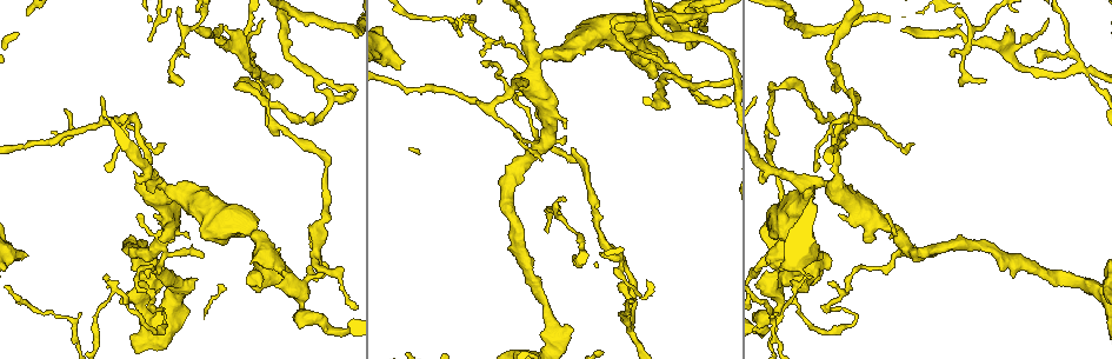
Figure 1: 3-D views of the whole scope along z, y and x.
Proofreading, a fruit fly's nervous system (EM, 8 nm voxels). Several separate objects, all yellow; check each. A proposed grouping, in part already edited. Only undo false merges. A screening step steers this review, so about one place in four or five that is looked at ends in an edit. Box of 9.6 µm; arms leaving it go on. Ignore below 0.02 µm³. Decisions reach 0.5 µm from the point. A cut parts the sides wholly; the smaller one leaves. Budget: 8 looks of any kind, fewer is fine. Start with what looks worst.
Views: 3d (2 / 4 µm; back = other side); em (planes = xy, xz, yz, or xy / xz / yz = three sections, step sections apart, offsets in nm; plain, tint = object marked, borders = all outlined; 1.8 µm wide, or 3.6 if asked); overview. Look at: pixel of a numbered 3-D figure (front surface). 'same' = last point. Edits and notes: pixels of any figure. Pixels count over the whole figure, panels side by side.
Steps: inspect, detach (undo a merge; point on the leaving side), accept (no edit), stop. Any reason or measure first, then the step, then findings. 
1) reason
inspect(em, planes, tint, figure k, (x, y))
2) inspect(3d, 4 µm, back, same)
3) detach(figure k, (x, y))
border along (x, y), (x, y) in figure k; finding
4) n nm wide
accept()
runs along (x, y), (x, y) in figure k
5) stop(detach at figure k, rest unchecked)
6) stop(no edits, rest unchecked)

four arms meet
inspect(em, 3.6 µm, planes, tint, figure 1, (1073, 70))

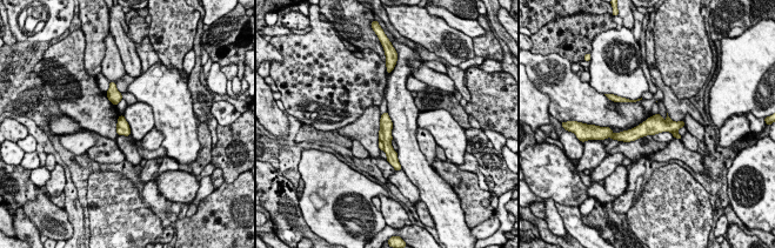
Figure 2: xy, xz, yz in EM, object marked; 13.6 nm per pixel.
detach(figure 2, (381, 146))
border along (380, 140), (385, 149) in figure 2; two cells meet here

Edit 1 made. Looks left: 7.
abrupt turn
inspect(3d, 2 µm, figure 1, (136, 122))

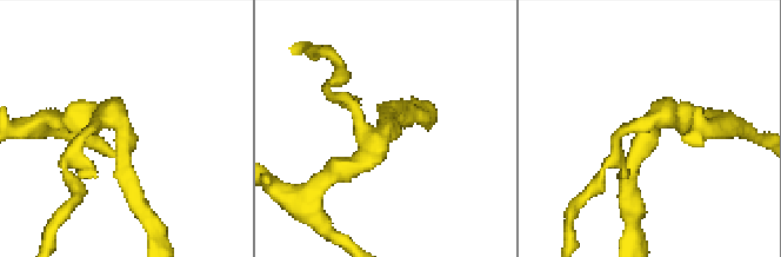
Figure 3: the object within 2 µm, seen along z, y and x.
now the EM
inspect(em, planes, tint, figure 3, (381, 131))

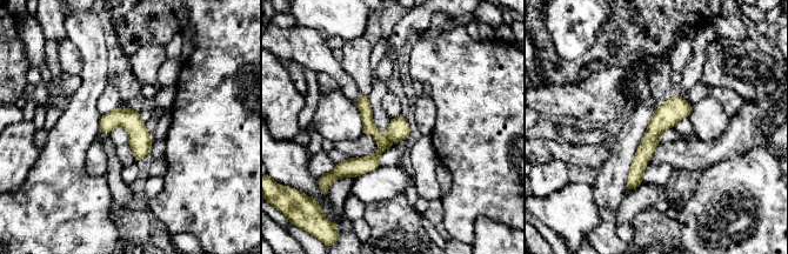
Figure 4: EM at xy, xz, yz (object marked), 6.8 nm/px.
140 nm wide
accept()
runs along (678, 98), (653, 131), (629, 186) in figure 4; all the same cell

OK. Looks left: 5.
abrupt turn
inspect(3d, 2 µm, figure 1, (795, 289))

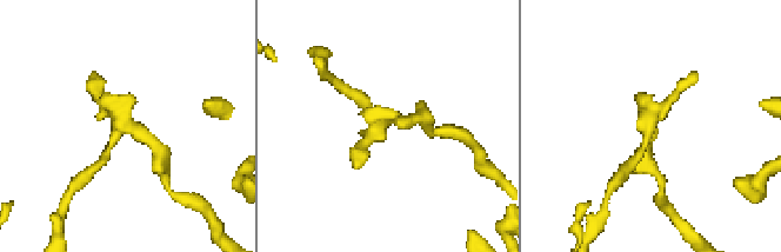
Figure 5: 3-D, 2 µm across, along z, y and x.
inspect(em, xy, step 4, tint, figure 5, (121, 130))

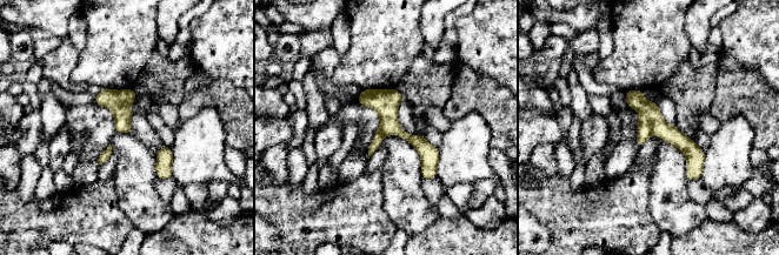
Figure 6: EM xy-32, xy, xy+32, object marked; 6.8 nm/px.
cut it another way
inspect(em, yz, step 4, tint, same)

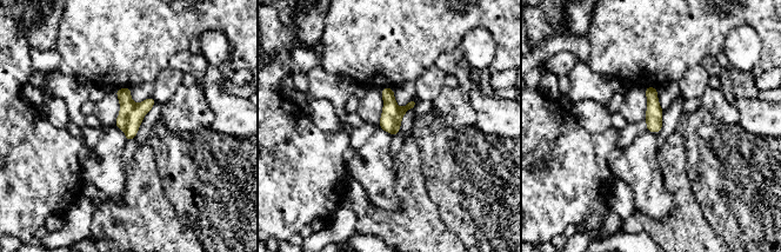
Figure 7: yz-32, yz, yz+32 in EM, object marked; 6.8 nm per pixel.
110 nm wide
detach(figure 7, (137, 115))
the part that leaves runs along (151, 100), (137, 114), (128, 137) in figure 7; two cells meet here

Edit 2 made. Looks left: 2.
inspect(overview)

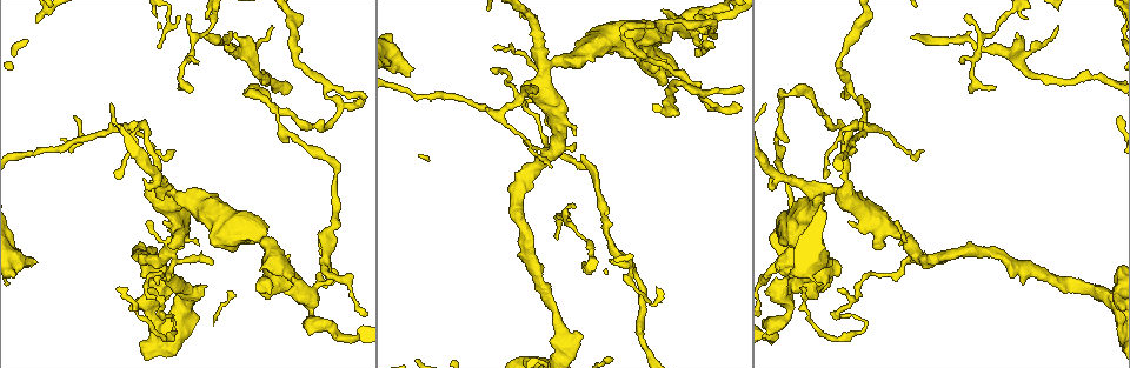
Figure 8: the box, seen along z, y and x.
a fork
inspect(em, planes, borders, figure 8, (327, 265))

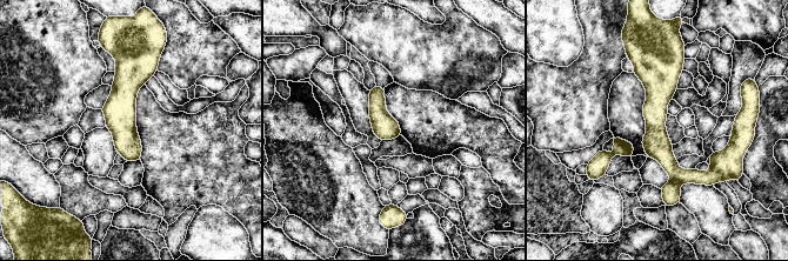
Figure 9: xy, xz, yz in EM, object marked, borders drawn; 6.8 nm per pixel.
detach(figure 9, (660, 148))
a second cell is stuck on

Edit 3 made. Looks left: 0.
stop(detach at figure 2, detach at figure 7, detach at figure 9, rest unchecked)

